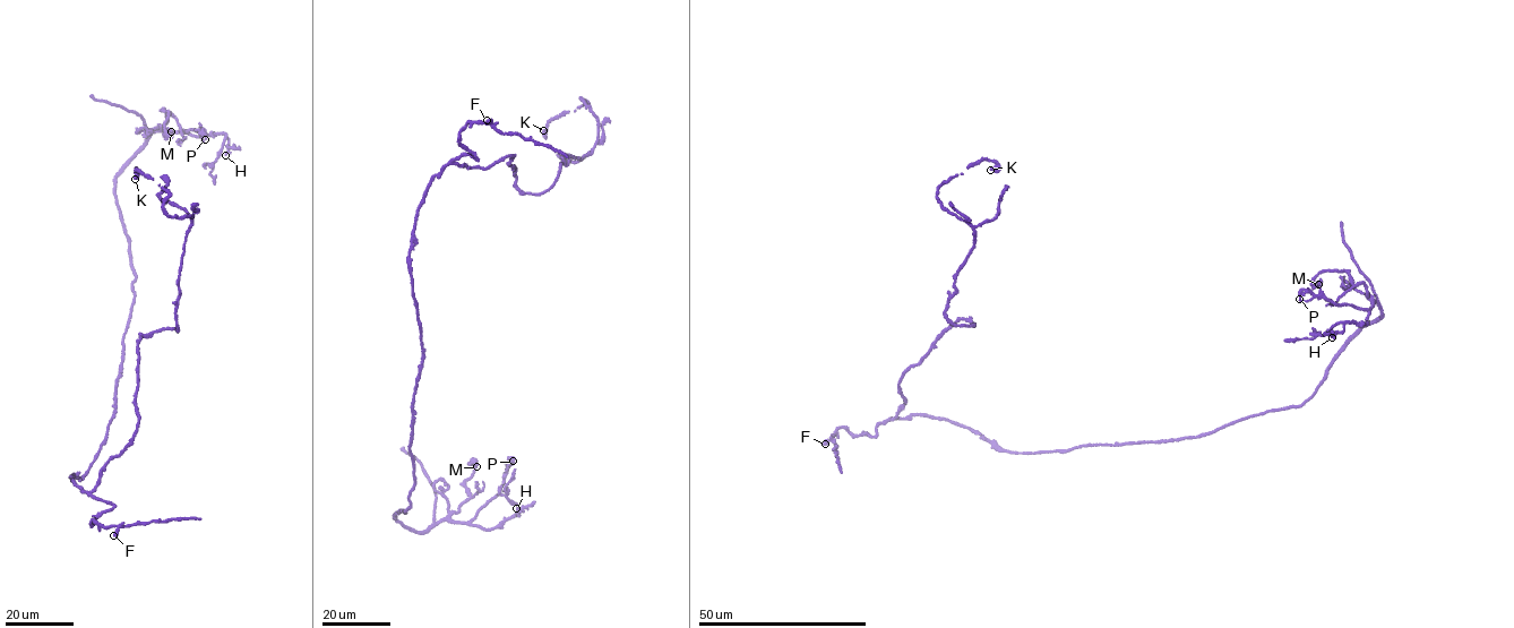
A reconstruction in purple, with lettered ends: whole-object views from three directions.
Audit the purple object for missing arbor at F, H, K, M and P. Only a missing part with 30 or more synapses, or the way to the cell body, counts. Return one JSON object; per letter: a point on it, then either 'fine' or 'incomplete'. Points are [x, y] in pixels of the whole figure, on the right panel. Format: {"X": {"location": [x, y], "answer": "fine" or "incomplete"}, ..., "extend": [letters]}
{"F": {"location": [825, 444], "answer": "fine"}, "H": {"location": [1332, 337], "answer": "fine"}, "K": {"location": [990, 170], "answer": "fine"}, "M": {"location": [1318, 284], "answer": "fine"}, "P": {"location": [1299, 299], "answer": "fine"}, "extend": []}

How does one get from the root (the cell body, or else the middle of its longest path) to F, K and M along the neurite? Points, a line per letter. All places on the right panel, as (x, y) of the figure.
F: (1000, 450), (970, 429), (920, 414), (880, 423), (874, 437), (851, 435), (848, 429), (840, 428), (825, 444)
K: (1000, 450), (944, 419), (892, 419), (903, 373), (974, 326), (945, 314), (973, 229), (937, 189), (990, 170)
M: (1000, 450), (1199, 437), (1301, 406), (1342, 346), (1382, 316), (1344, 271), (1323, 271), (1318, 284)

